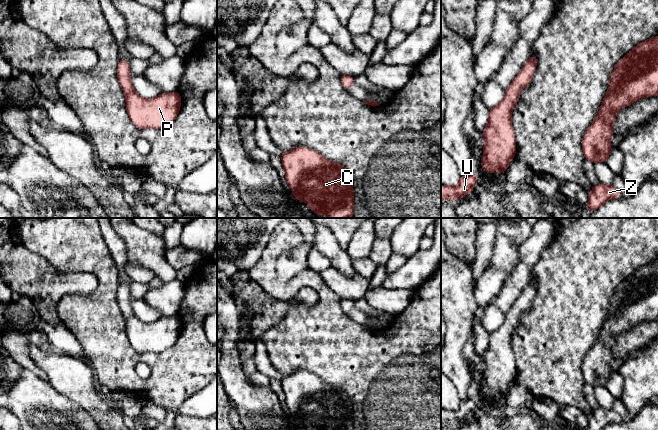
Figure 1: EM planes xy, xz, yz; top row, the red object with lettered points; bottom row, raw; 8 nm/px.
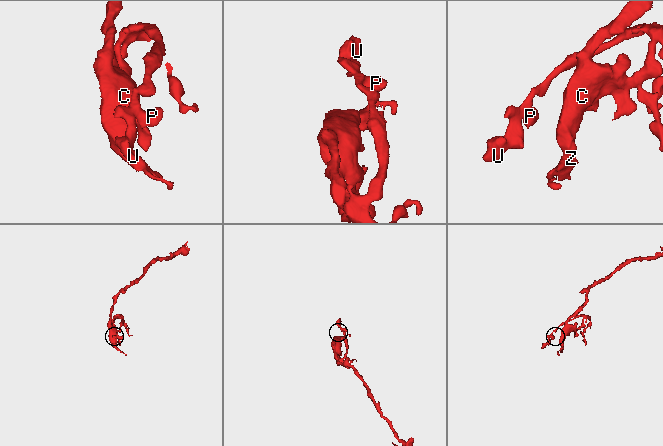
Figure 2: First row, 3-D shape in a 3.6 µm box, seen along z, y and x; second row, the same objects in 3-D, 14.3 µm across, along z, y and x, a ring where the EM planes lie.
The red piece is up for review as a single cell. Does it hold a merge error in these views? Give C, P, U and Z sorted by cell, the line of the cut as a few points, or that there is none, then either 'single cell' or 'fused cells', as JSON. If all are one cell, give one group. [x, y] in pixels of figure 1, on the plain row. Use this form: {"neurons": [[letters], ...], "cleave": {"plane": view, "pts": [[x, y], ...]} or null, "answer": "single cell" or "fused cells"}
{"neurons": [["C", "P", "U", "Z"]], "cleave": null, "answer": "single cell"}

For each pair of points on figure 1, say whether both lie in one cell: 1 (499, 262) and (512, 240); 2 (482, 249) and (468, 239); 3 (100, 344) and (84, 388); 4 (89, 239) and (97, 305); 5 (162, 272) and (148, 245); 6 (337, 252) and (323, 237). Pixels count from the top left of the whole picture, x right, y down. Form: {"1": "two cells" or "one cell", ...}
{"1": "one cell", "2": "two cells", "3": "two cells", "4": "one cell", "5": "one cell", "6": "one cell"}

